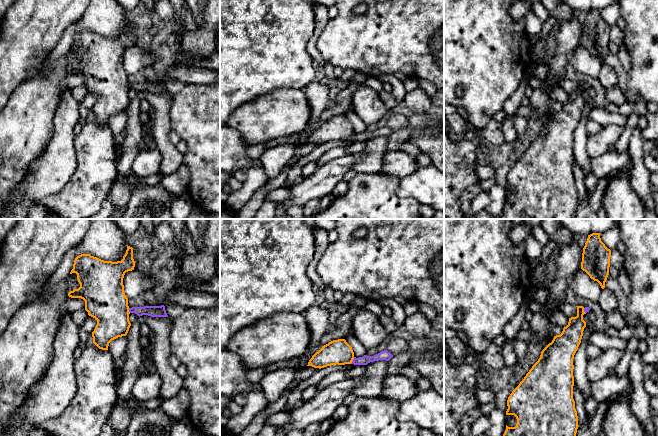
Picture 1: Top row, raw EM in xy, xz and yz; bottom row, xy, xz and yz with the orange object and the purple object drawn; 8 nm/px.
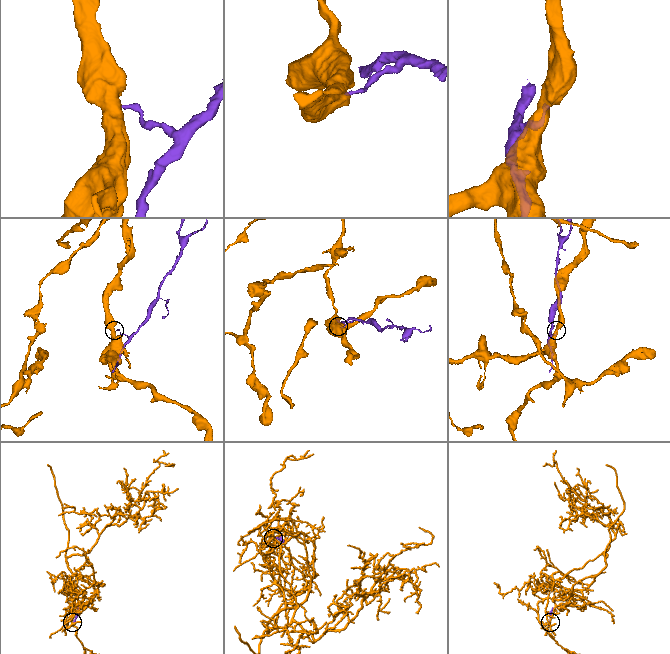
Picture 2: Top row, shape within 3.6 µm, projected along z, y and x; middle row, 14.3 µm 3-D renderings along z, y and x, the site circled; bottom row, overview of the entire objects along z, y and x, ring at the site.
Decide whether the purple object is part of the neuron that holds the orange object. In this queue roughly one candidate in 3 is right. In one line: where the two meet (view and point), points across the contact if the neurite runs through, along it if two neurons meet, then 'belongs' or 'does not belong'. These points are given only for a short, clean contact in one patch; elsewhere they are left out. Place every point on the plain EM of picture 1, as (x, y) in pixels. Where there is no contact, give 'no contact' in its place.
xz (352, 136) | along xz (354, 133), (350, 139) | does not belong

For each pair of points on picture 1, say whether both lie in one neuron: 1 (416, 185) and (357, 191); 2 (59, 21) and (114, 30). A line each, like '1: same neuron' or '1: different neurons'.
1: different neurons
2: different neurons

